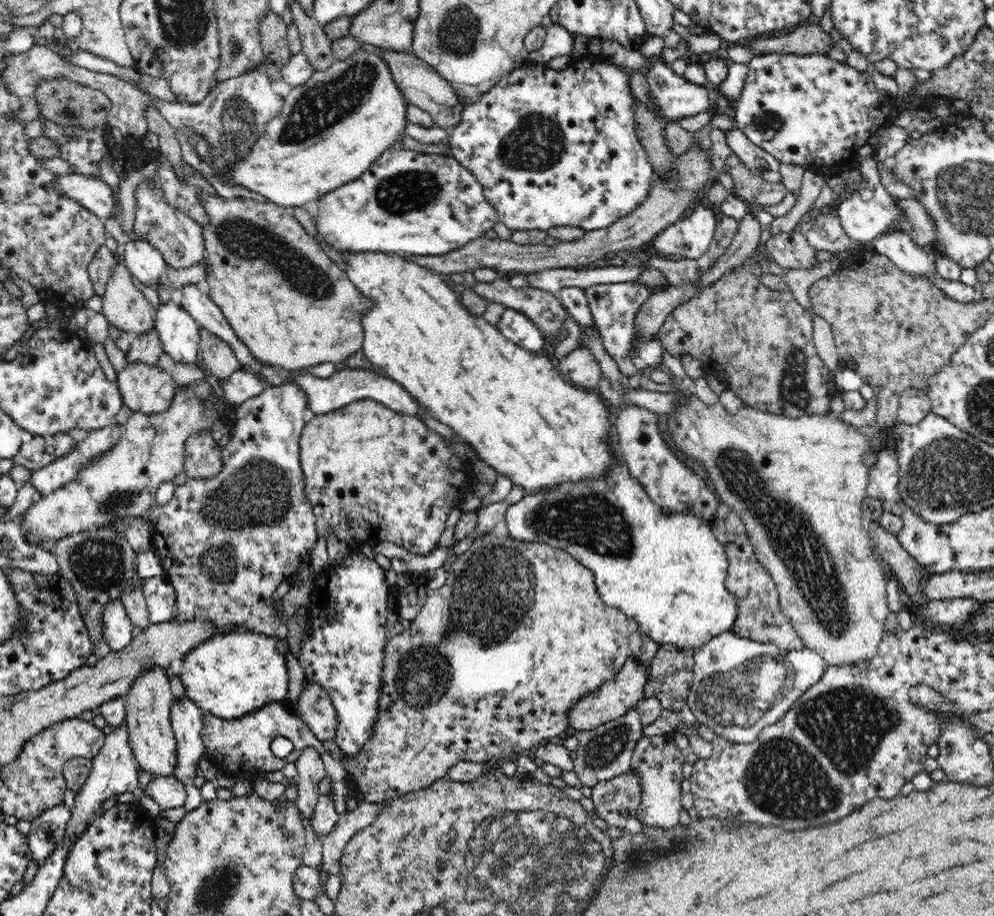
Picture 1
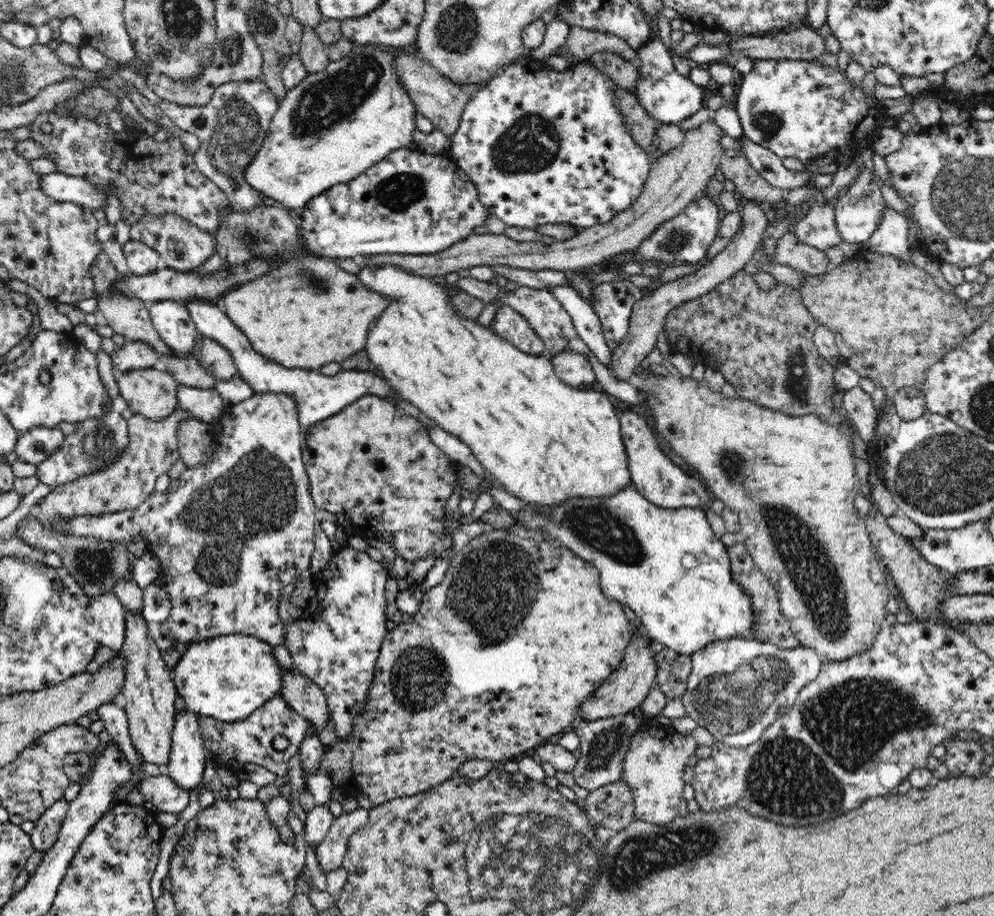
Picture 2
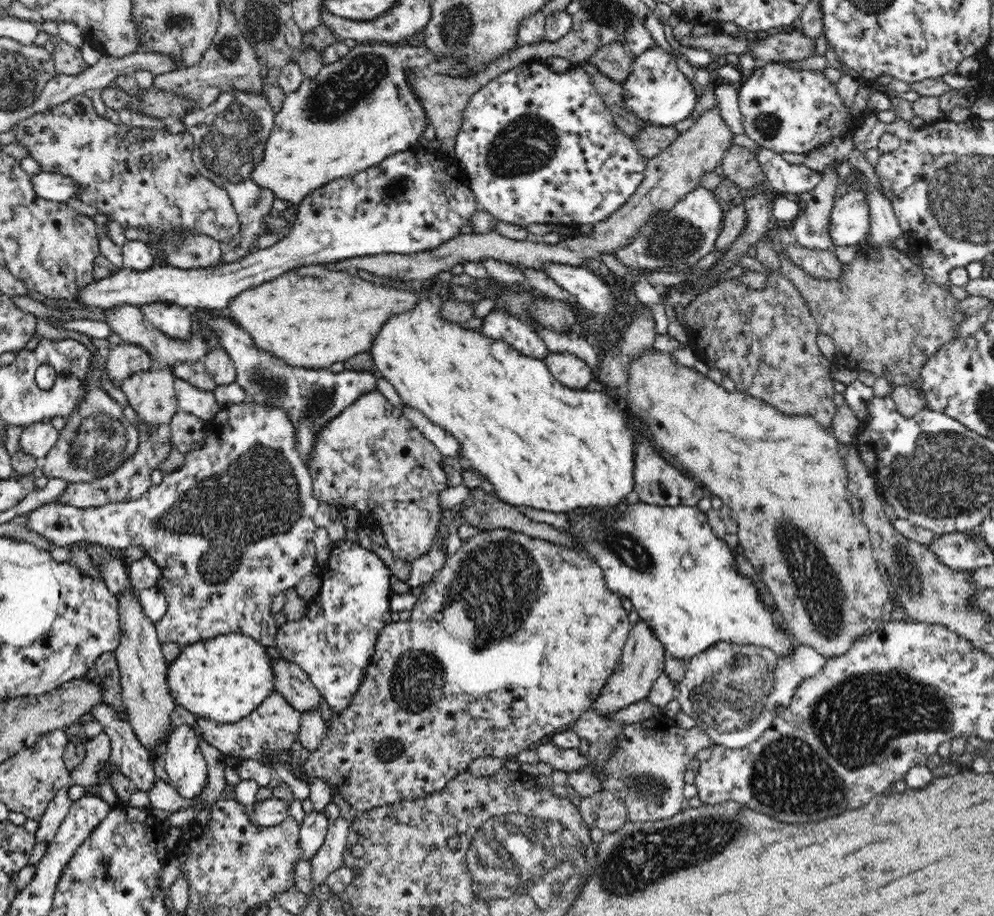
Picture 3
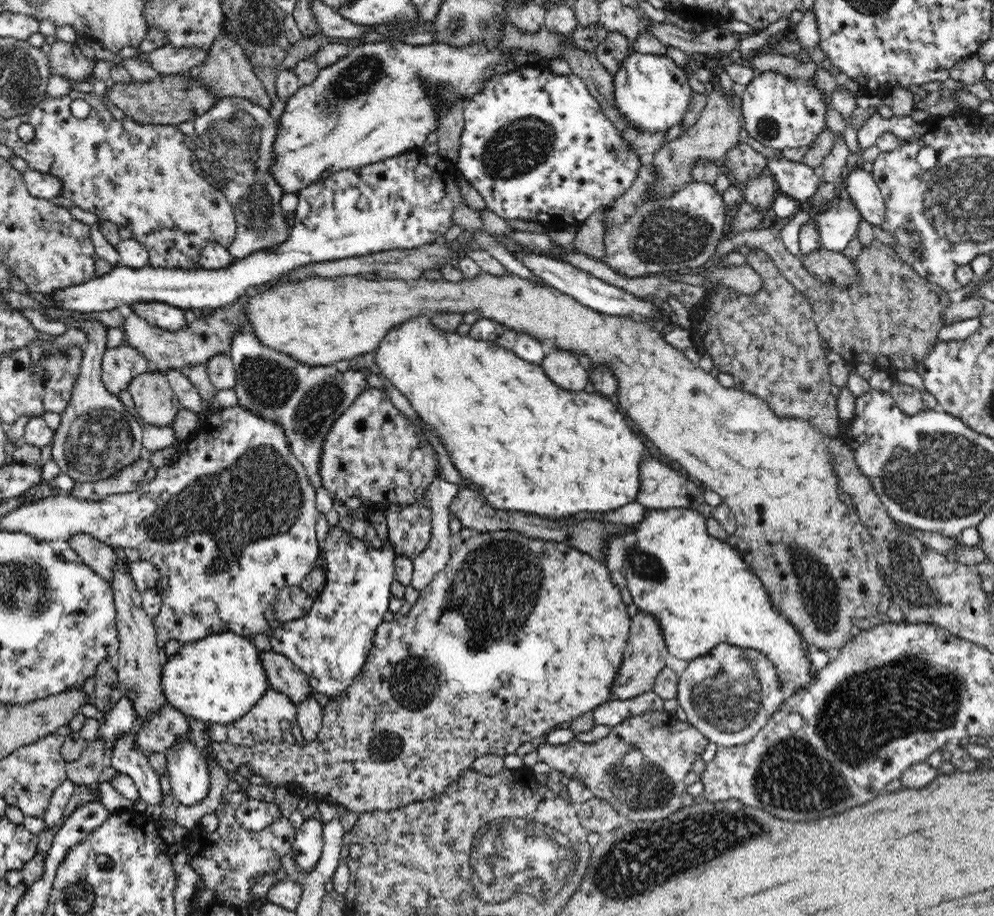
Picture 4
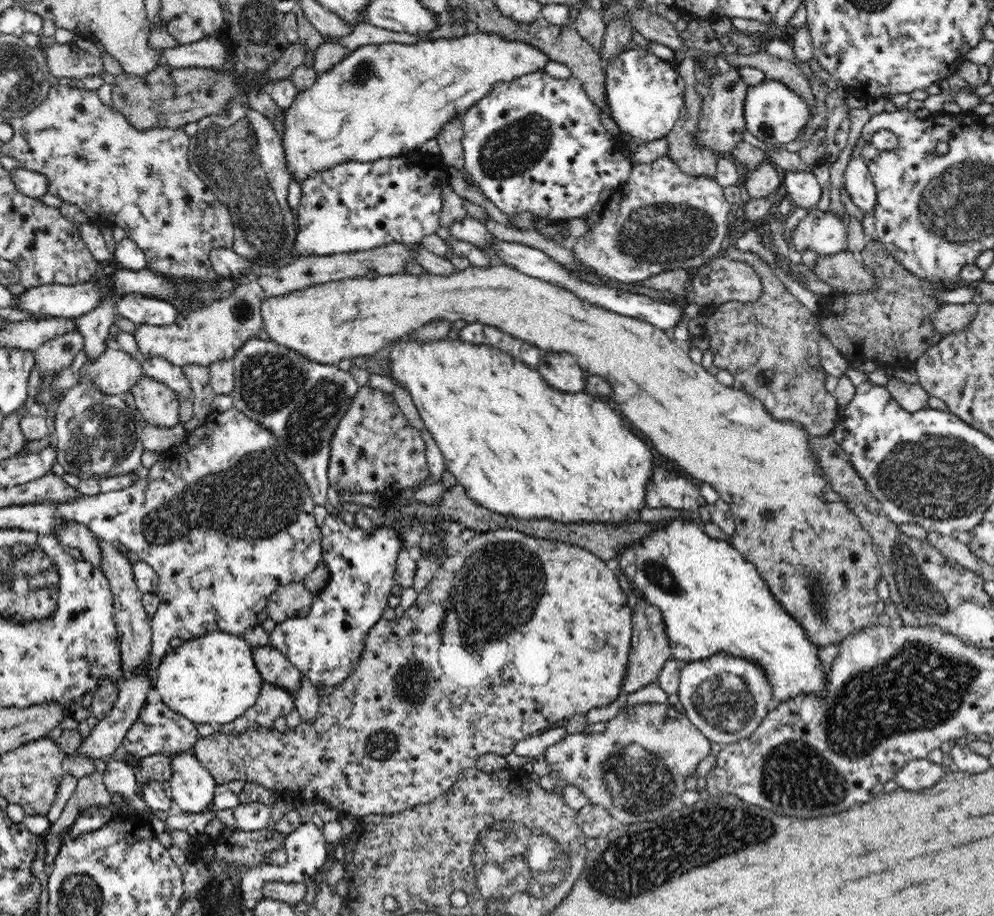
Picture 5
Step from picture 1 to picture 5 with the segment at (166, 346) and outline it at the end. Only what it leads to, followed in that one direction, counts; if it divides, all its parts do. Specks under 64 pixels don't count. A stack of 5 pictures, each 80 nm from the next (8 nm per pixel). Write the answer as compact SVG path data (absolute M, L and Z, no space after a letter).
M124 294L115 302L117 314L136 325L172 326L180 317L178 310L168 301L143 294Z

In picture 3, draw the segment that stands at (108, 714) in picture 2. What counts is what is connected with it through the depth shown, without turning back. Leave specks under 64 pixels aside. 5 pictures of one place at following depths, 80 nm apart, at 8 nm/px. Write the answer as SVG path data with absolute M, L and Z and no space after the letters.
M106 703L94 706L90 714L102 724L103 732L109 736L114 769L128 776L134 789L150 791L157 779L153 770L154 760L140 744L129 721L122 719L120 713Z

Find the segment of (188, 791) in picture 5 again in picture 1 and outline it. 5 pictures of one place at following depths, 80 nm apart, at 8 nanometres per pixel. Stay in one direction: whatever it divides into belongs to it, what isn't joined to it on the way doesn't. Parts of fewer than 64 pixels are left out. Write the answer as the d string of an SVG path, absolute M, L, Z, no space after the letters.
M186 694L171 704L171 725L176 739L177 764L174 776L183 783L192 783L198 762L204 755L202 740L204 712Z

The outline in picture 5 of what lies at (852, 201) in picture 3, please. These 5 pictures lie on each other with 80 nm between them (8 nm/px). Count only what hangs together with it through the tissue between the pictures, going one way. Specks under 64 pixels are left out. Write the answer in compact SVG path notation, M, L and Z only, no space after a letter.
M811 210L798 222L790 245L798 252L812 249L818 255L831 255L845 250L847 244L848 213L838 216L834 212Z

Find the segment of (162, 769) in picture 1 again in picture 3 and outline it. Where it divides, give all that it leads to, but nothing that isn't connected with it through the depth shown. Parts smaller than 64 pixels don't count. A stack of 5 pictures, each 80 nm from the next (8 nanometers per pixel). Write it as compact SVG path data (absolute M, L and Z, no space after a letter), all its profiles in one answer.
M128 590L117 598L121 637L114 654L119 668L125 713L140 744L149 752L153 760L161 760L164 740L169 738L171 733L171 714L177 705L166 681L169 664L162 655L162 642L157 637L155 624L144 614L136 593Z

